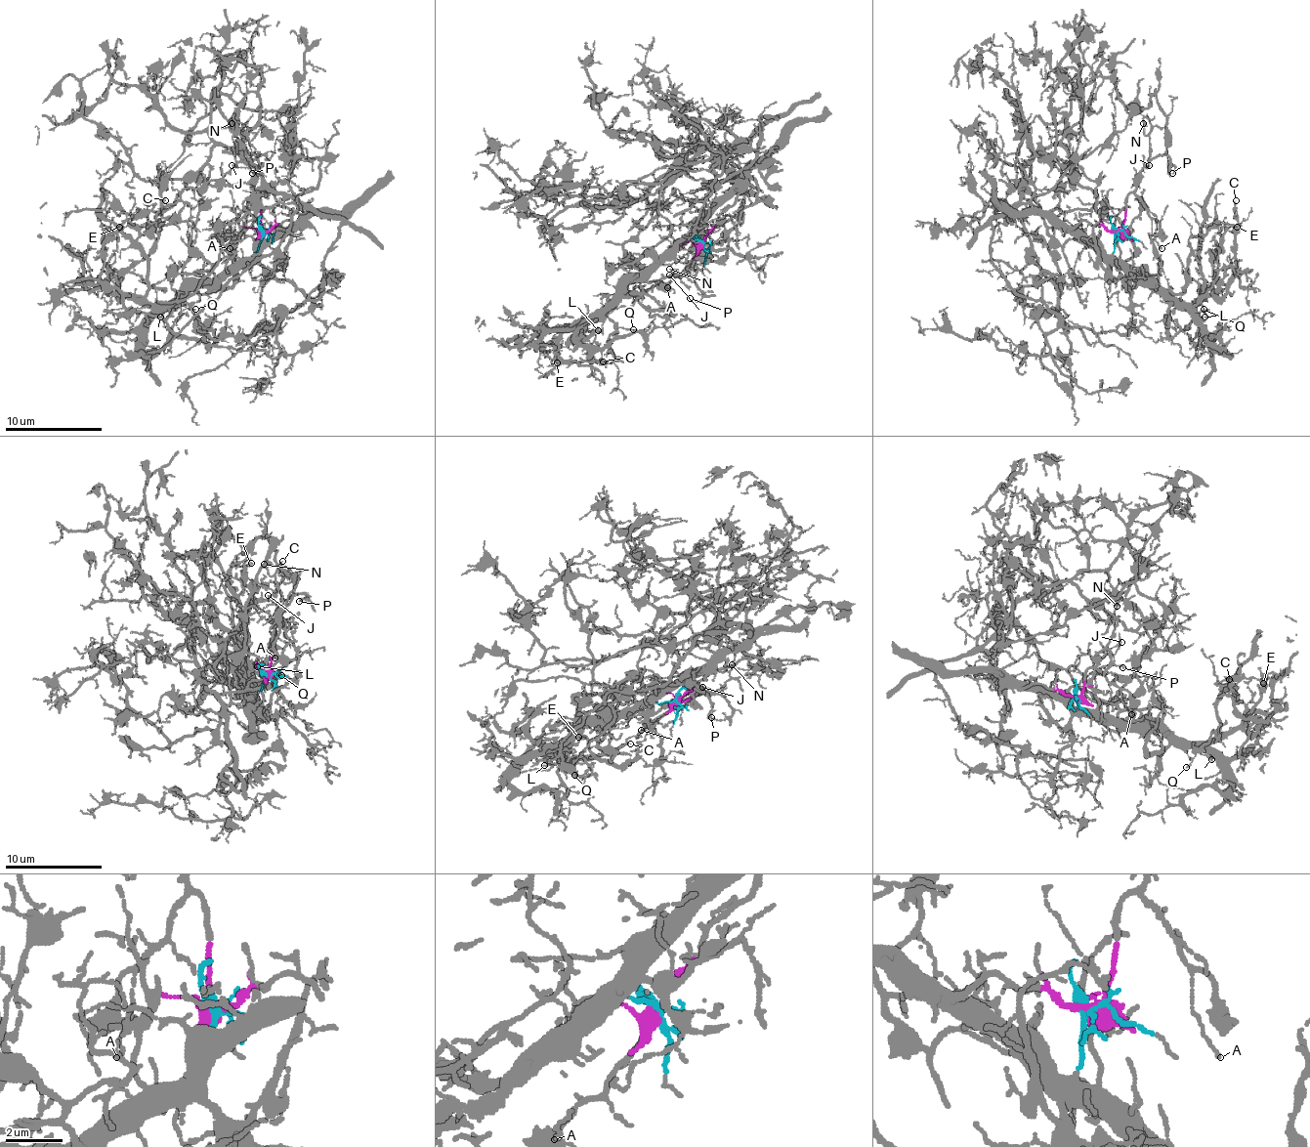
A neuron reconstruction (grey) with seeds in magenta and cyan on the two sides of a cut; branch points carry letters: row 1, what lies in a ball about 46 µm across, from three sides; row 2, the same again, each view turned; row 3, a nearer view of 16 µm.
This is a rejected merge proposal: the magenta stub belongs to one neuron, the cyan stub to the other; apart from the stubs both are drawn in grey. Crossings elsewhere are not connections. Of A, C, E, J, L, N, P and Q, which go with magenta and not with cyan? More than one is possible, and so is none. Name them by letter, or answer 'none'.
A, J, N, P

